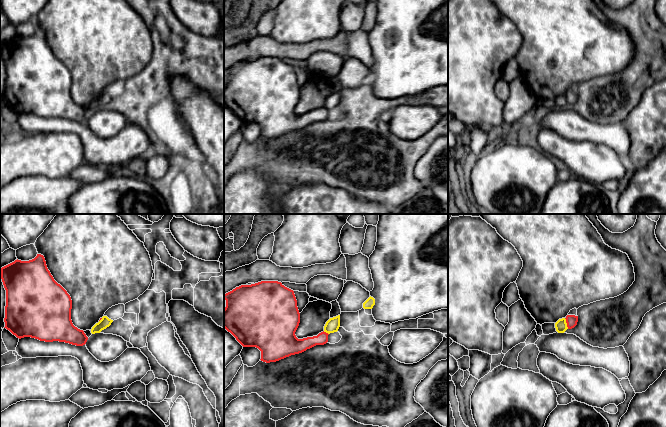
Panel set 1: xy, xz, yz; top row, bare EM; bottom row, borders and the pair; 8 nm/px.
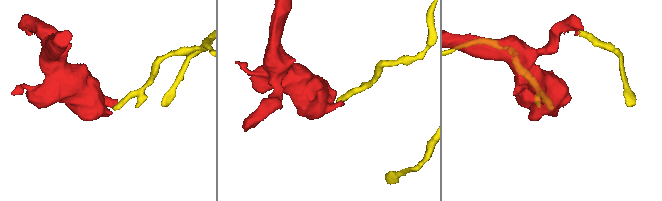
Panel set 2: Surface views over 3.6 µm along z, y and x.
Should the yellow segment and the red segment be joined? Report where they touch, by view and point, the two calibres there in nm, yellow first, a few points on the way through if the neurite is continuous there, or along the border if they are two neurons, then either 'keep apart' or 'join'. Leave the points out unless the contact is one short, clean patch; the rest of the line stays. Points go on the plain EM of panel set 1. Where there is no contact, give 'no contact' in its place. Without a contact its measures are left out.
contact yz (566, 99); calibres 100 and 90 nm; border yz (564, 94), (568, 104); keep apart

